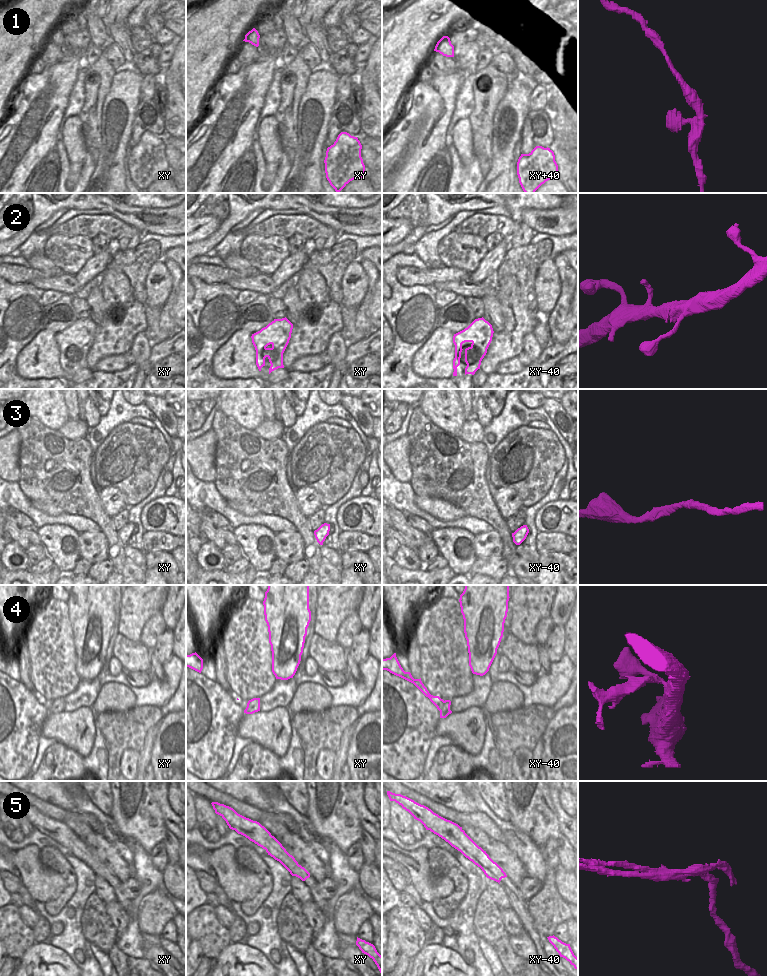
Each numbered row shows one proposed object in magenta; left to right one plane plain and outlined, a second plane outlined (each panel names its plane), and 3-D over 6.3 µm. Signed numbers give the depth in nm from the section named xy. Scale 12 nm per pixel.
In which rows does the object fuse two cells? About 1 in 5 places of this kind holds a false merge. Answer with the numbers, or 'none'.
4, 5

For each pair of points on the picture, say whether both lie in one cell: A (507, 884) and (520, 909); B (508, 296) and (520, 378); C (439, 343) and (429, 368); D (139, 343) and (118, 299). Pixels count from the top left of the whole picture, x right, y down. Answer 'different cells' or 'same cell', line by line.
A: same cell
B: different cells
C: same cell
D: different cells

